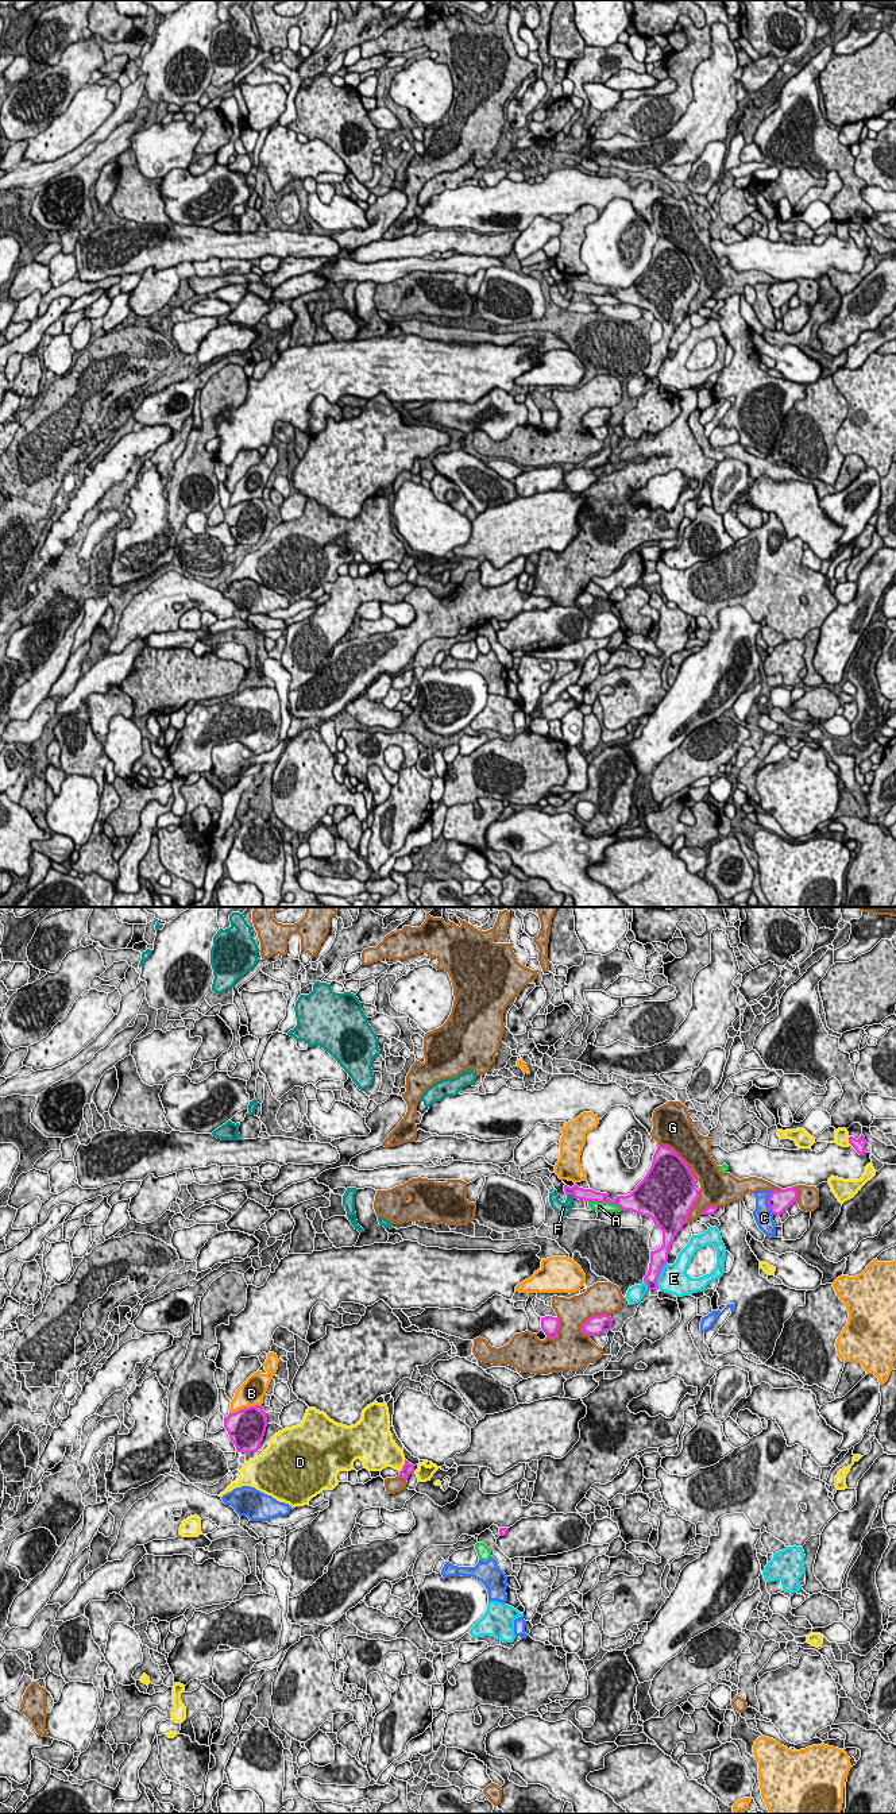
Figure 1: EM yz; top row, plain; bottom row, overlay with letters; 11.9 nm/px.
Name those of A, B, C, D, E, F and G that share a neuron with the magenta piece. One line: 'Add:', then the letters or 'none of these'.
Add: F

